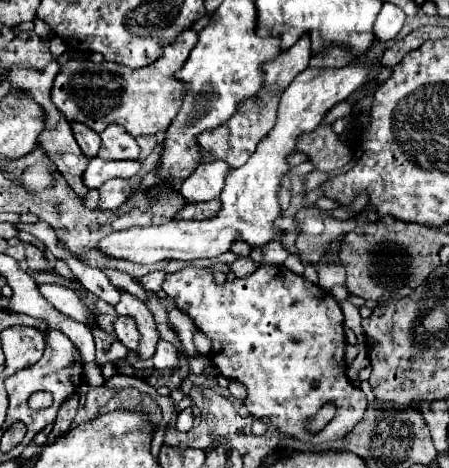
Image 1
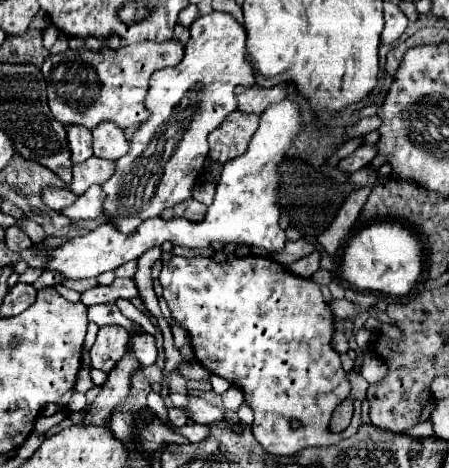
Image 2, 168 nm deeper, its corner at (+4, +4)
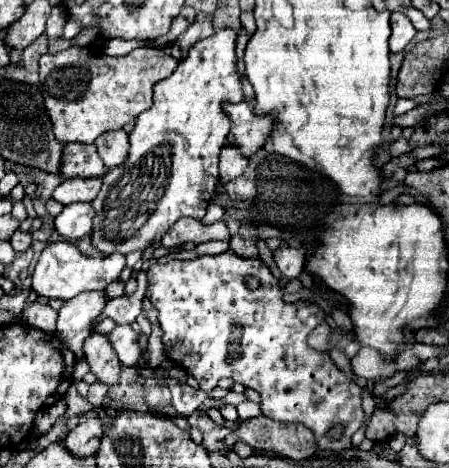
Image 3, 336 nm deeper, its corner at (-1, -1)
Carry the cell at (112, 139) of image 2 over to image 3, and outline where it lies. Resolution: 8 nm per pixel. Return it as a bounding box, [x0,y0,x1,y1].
[94,130,128,170]

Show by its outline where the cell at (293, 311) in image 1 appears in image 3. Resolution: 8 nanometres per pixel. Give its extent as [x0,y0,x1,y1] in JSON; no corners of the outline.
[146,250,364,452]

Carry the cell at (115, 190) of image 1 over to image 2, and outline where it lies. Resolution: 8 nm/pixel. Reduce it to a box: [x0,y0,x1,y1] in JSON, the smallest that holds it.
[59,185,105,221]

